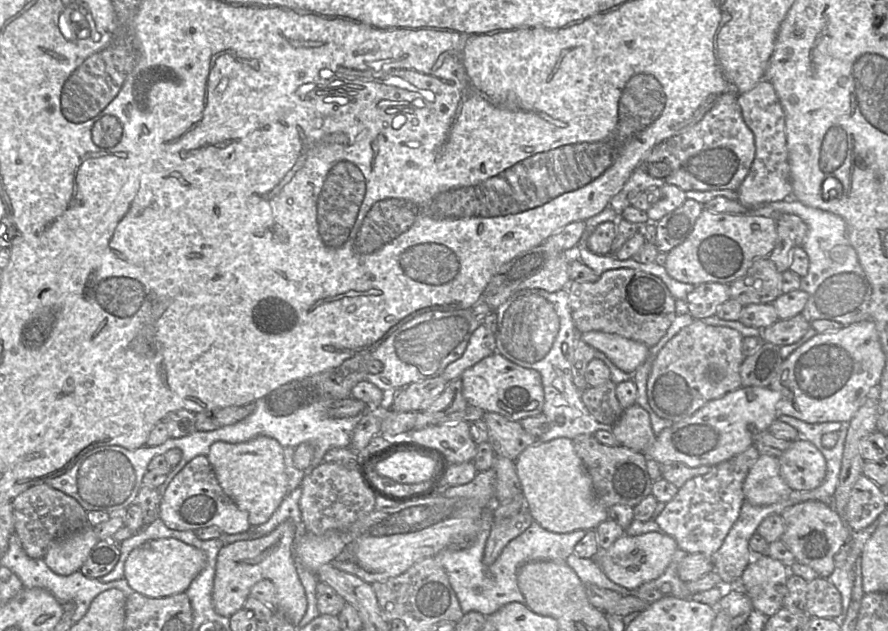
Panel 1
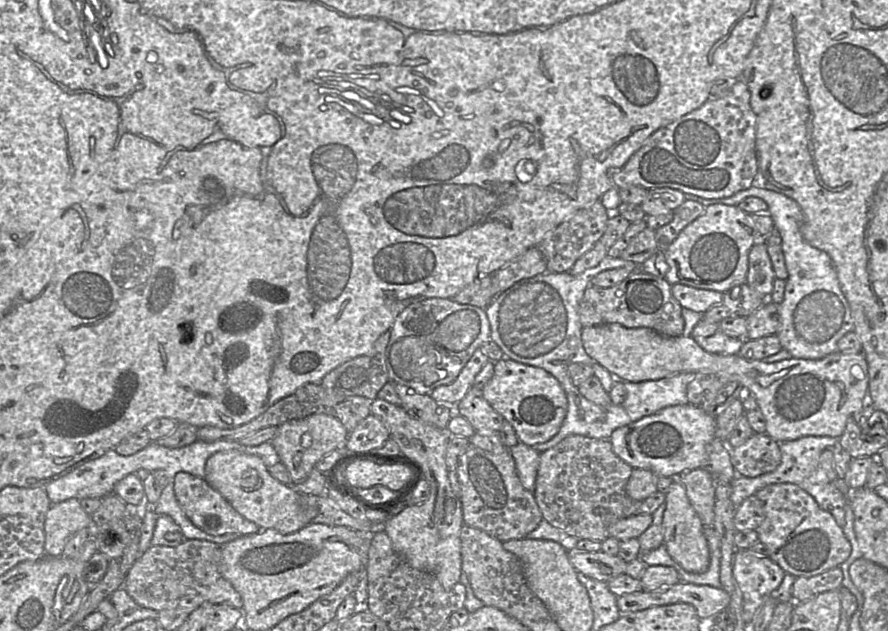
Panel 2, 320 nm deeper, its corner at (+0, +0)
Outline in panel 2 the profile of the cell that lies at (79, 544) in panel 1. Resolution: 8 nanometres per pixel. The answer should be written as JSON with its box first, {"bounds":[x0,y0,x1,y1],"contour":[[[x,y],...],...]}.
{"bounds":[44,498,93,556],"contour":[[[71,498],[53,504],[46,514],[44,523],[45,556],[61,556],[67,540],[83,528],[93,531],[93,521],[82,508],[80,500]]]}

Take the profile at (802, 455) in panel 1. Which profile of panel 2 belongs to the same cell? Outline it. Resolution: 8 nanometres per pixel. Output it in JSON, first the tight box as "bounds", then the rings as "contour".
{"bounds":[729,433,782,478],"contour":[[[755,433],[741,446],[729,449],[737,476],[754,478],[770,473],[782,458],[779,442],[767,433]]]}

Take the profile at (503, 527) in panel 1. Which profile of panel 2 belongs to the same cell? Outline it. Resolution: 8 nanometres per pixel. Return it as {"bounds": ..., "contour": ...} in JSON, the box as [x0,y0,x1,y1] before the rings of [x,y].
{"bounds":[457,445,542,542],"contour":[[[473,445],[459,457],[457,476],[460,484],[462,516],[465,525],[483,530],[501,542],[527,538],[542,521],[534,493],[526,490],[517,474],[509,449],[493,453]]]}

